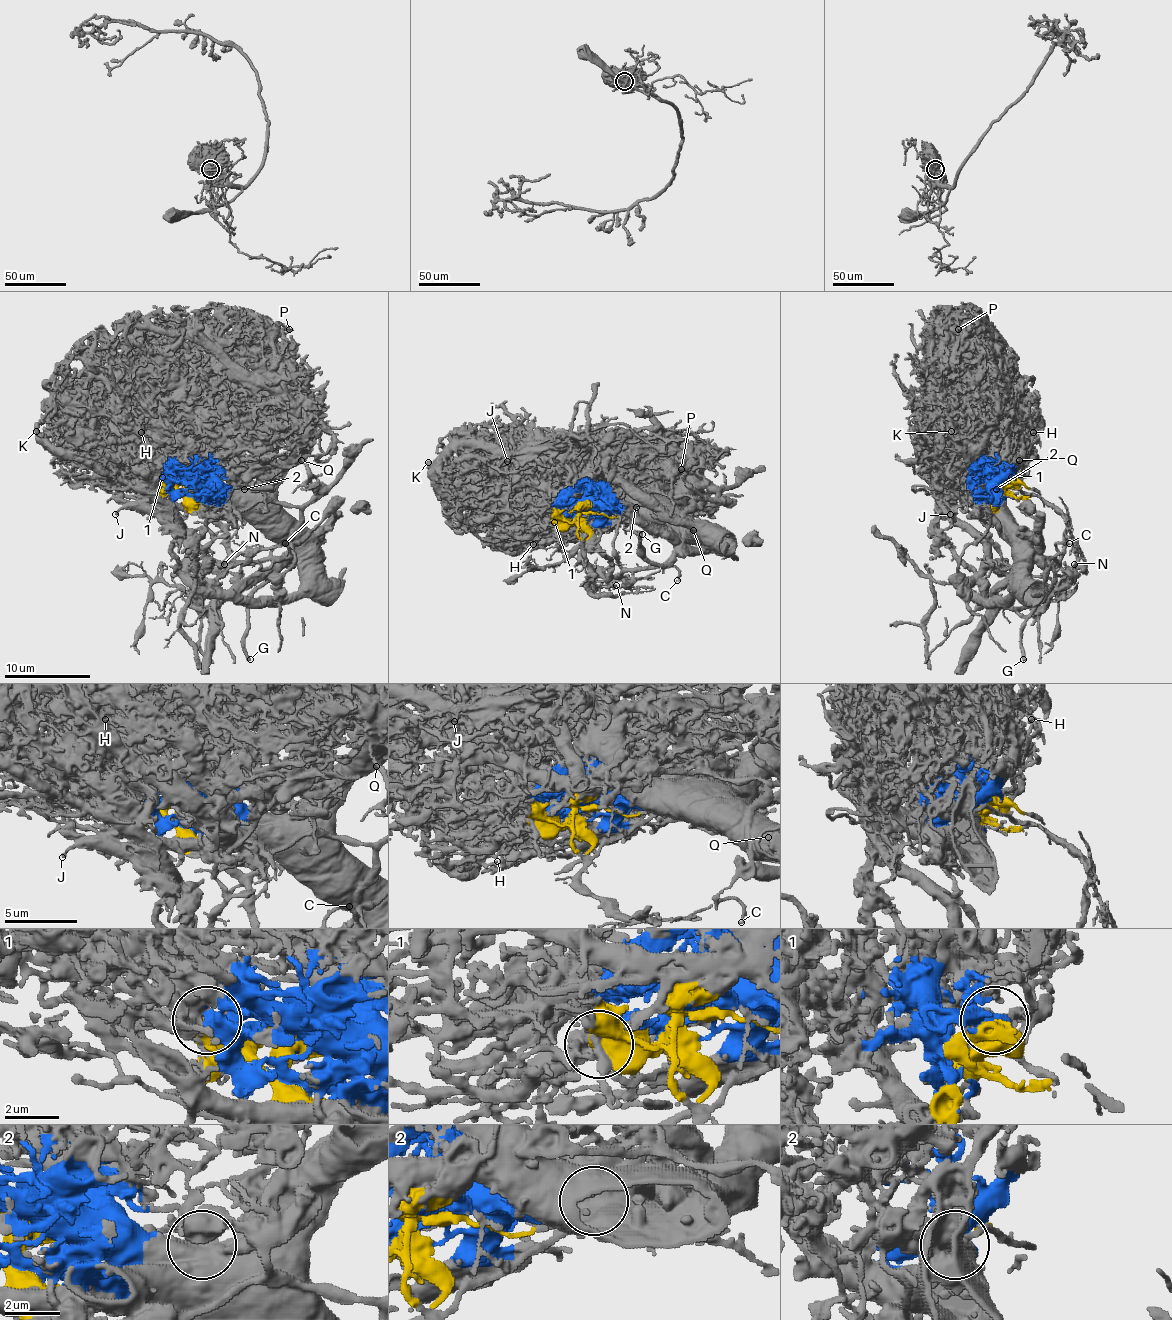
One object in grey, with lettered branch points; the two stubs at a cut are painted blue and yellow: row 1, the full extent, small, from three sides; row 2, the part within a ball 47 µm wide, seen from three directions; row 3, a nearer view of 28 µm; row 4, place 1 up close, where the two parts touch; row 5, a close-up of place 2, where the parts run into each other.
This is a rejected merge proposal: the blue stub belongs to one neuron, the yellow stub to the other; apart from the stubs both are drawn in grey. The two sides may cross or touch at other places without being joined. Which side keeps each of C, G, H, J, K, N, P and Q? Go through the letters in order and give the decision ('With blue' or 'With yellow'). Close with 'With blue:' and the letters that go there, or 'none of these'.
C: With yellow
G: With yellow
H: With blue
J: With blue
K: With blue
N: With yellow
P: With blue
Q: With blue
With blue: H, J, K, P, Q

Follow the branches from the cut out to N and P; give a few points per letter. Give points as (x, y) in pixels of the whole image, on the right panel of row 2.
N: (1000, 483), (1006, 492), (1019, 498), (1032, 496), (1045, 501), (1067, 526), (1060, 565), (1073, 574), (1073, 563)
P: (1000, 483), (993, 460), (1004, 419), (996, 410), (989, 395), (989, 378), (961, 337), (959, 328)

